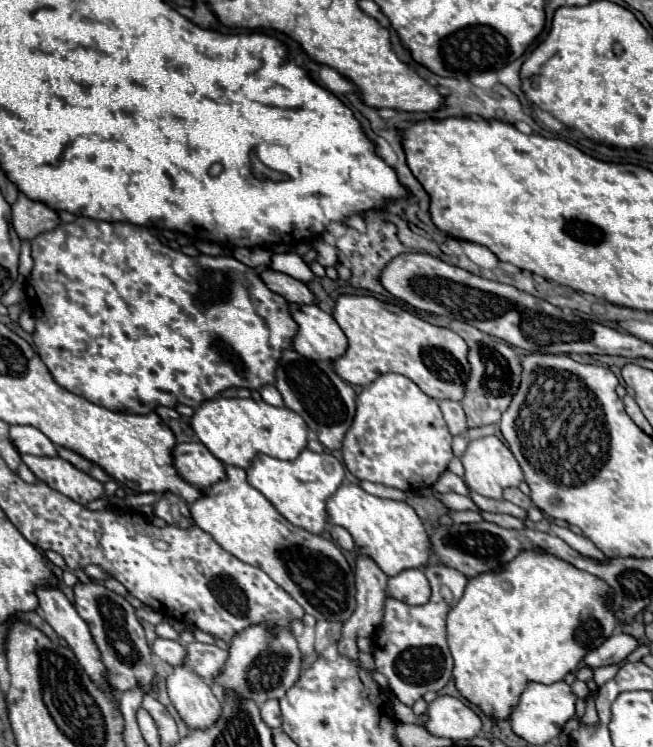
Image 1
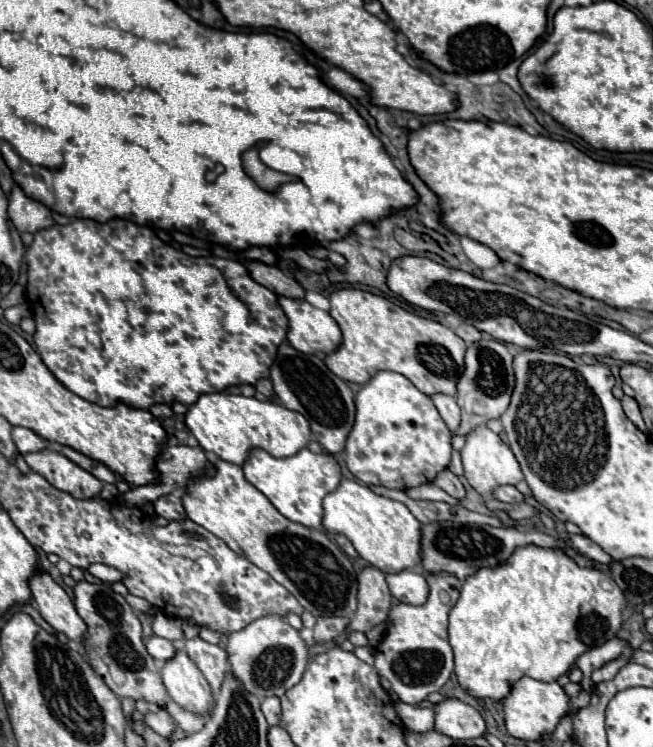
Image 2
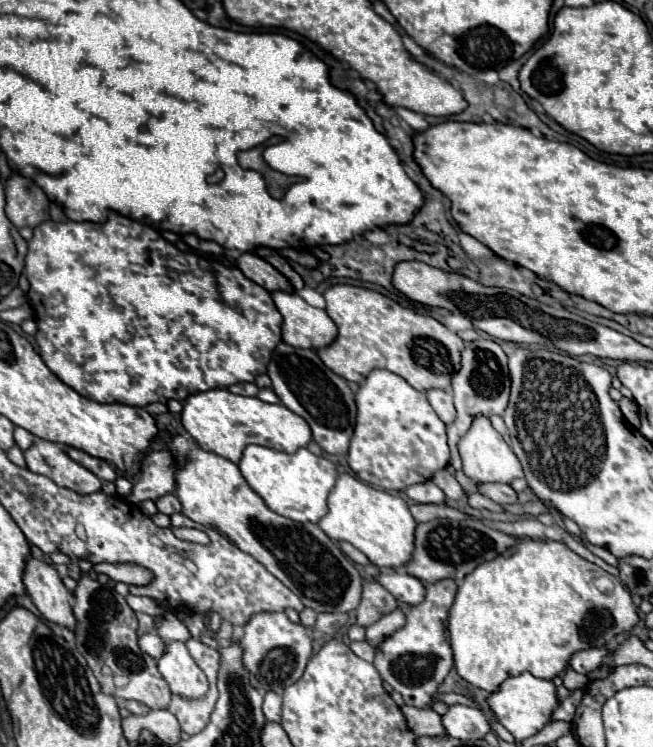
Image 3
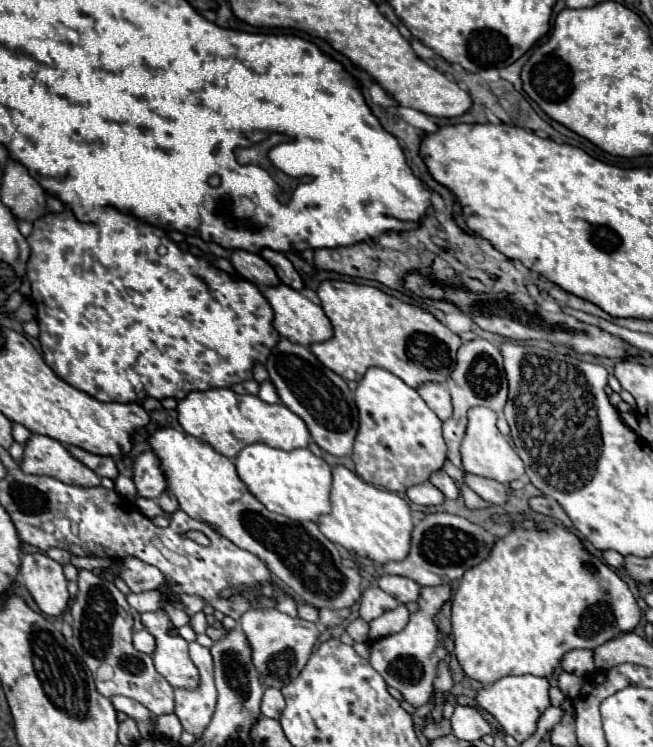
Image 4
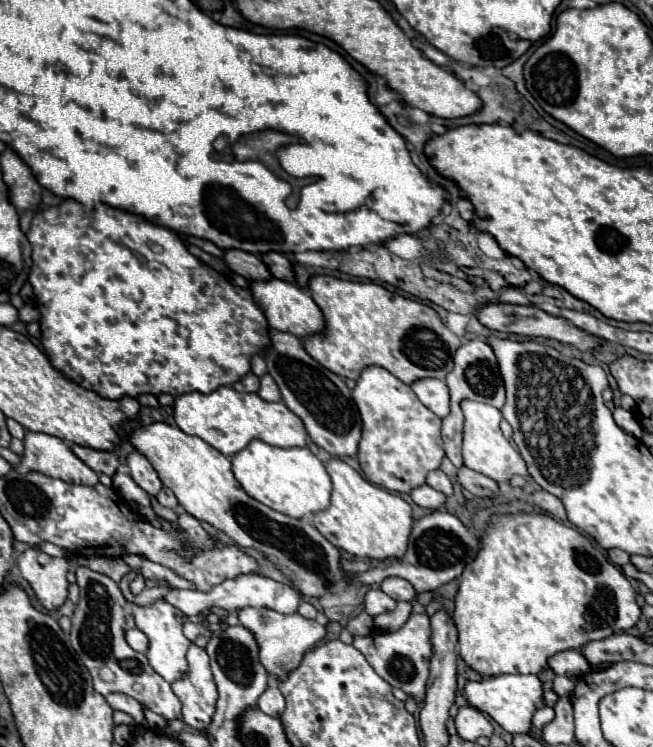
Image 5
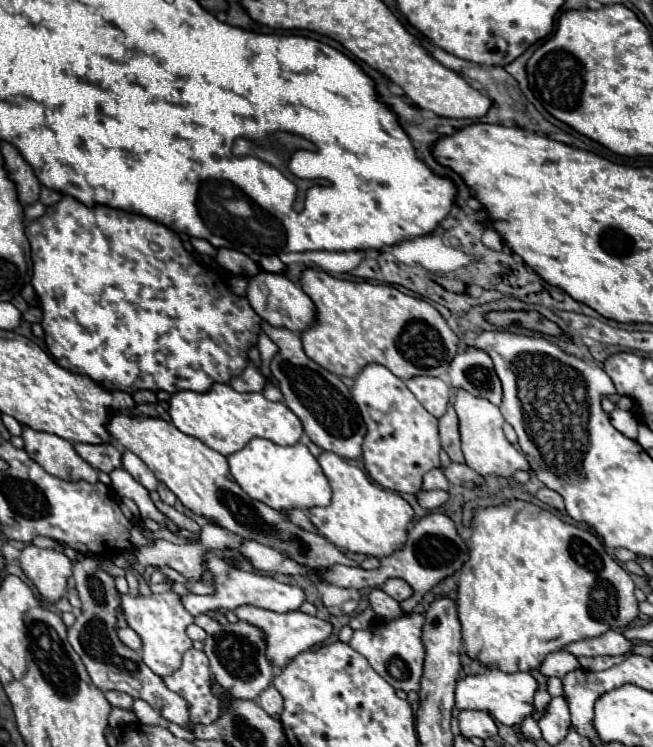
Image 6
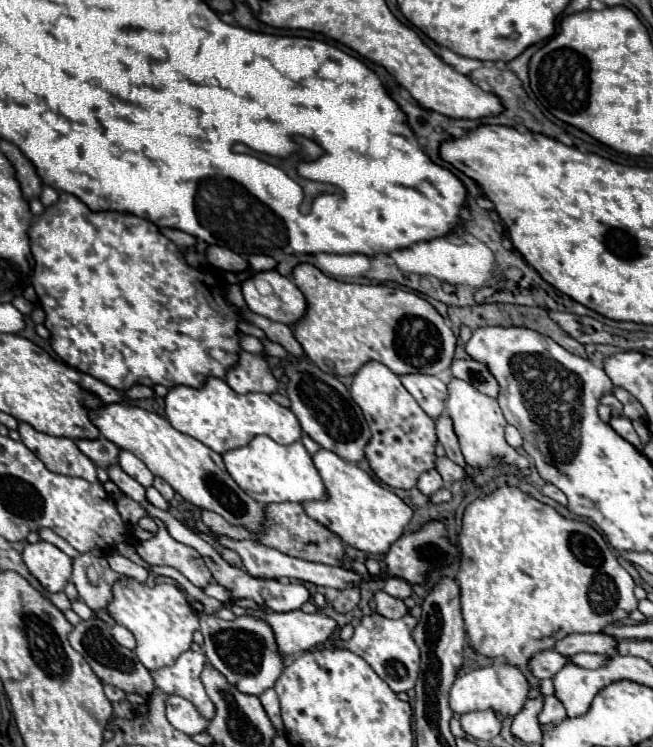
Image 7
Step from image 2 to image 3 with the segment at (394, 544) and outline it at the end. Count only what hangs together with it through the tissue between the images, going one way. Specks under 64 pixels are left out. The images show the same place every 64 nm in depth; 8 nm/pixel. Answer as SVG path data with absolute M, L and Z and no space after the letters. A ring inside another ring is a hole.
M342 472L338 474L336 484L328 496L328 508L328 514L318 522L318 526L334 542L350 542L378 568L398 570L402 564L406 564L406 560L410 560L410 552L414 552L416 522L408 510L406 500L398 494L372 488L356 476Z

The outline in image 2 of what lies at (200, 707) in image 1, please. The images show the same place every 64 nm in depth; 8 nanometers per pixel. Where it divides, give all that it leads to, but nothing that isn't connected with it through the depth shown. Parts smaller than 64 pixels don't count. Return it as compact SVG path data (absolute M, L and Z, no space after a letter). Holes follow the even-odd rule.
M178 648L176 654L164 662L162 680L170 698L182 708L198 714L212 712L214 700L210 694L210 684L198 666L188 658L184 648Z

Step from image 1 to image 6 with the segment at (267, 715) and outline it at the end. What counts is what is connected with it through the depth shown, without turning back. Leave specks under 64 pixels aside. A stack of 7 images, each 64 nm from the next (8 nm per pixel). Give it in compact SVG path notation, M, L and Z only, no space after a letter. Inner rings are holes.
M270 686L270 688L266 688L260 696L258 696L258 700L256 700L272 718L280 718L280 714L282 714L282 696L280 696L280 692L274 688L274 686Z

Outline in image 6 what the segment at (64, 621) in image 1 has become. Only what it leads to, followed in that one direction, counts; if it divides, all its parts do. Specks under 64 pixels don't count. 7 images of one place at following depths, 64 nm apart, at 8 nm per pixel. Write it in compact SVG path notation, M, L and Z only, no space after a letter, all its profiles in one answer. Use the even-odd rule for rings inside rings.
M28 544L20 552L20 566L48 602L56 602L66 594L66 580L72 574L72 560L66 554Z

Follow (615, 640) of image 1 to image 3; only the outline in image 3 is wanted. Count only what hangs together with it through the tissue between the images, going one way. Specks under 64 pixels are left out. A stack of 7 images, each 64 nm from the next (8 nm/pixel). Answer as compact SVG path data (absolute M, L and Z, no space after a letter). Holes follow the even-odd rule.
M588 648L588 650L580 650L580 652L576 652L576 654L572 654L570 656L570 662L568 662L568 666L572 668L572 670L576 670L578 674L590 674L590 672L594 672L594 670L598 670L600 668L600 664L602 664L602 660L606 658L610 654L610 648Z

